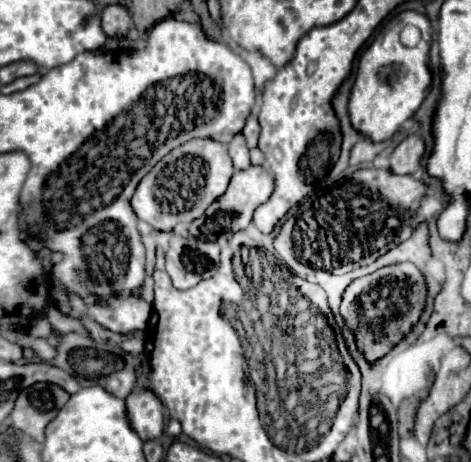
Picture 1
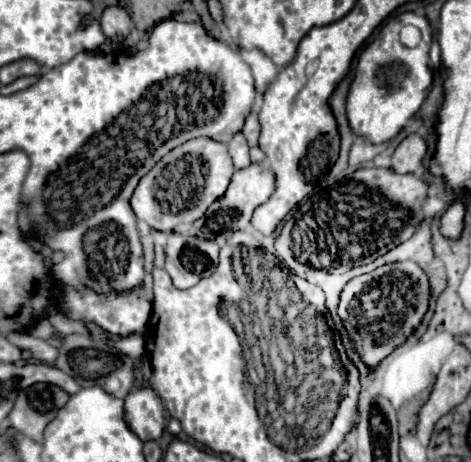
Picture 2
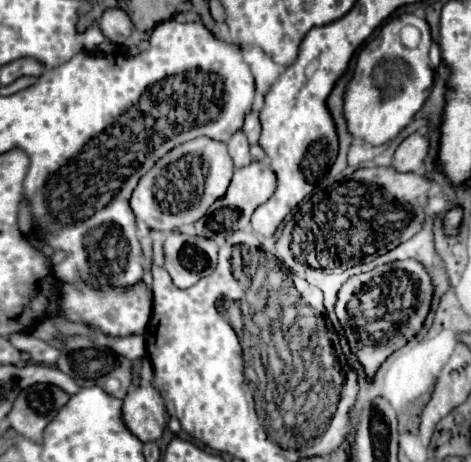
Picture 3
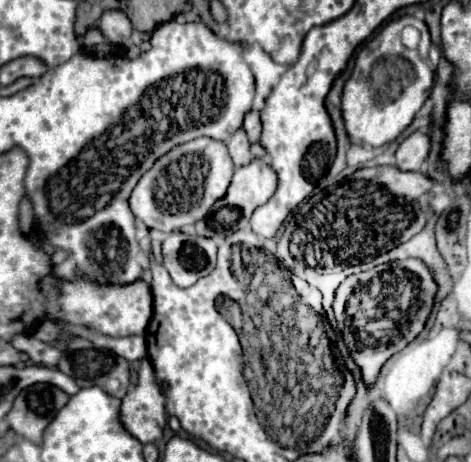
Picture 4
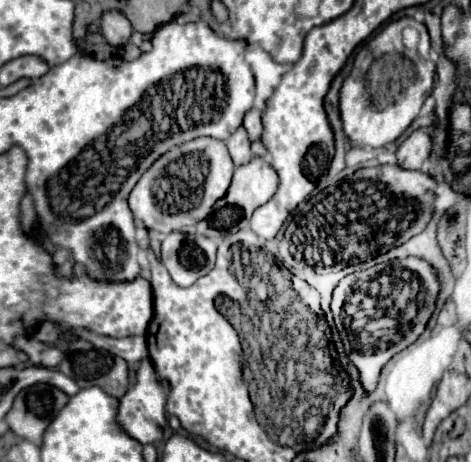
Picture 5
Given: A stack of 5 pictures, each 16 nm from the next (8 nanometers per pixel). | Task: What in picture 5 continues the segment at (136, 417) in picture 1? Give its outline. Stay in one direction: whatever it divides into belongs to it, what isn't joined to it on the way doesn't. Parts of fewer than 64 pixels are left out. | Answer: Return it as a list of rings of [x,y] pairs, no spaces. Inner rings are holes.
[[[142,360],[140,368],[136,370],[136,382],[132,384],[132,388],[120,398],[118,404],[118,424],[120,428],[134,440],[138,440],[140,444],[154,444],[158,440],[162,440],[162,432],[166,428],[166,398],[170,392],[170,384],[160,378],[152,366],[150,360]]]

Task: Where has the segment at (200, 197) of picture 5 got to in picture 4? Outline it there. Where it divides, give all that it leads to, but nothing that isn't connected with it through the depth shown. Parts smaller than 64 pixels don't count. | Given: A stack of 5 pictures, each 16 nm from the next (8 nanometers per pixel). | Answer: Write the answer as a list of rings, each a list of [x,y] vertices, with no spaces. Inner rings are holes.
[[[196,138],[154,162],[132,190],[130,208],[138,220],[158,232],[172,232],[186,224],[196,224],[208,216],[212,204],[224,196],[232,180],[232,172],[234,164],[224,142],[214,138]]]

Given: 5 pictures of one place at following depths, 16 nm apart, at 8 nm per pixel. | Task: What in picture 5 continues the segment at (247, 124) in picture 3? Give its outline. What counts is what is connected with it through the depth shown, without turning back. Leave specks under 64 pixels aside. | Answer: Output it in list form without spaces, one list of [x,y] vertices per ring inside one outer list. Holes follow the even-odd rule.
[[[252,108],[252,110],[246,112],[246,116],[244,116],[244,128],[246,128],[250,140],[256,140],[256,138],[262,136],[264,126],[262,126],[260,116],[262,116],[262,108]]]

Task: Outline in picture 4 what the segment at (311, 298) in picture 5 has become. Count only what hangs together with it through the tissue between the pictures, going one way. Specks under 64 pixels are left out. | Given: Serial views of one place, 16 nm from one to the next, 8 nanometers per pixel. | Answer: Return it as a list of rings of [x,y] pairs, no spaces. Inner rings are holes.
[[[294,282],[294,286],[296,286],[296,290],[298,290],[298,294],[300,294],[300,298],[304,300],[304,304],[308,304],[310,308],[313,310],[318,310],[318,312],[322,312],[322,297],[321,294],[318,294],[318,290],[316,288],[312,288],[312,286],[308,286],[306,282]]]

